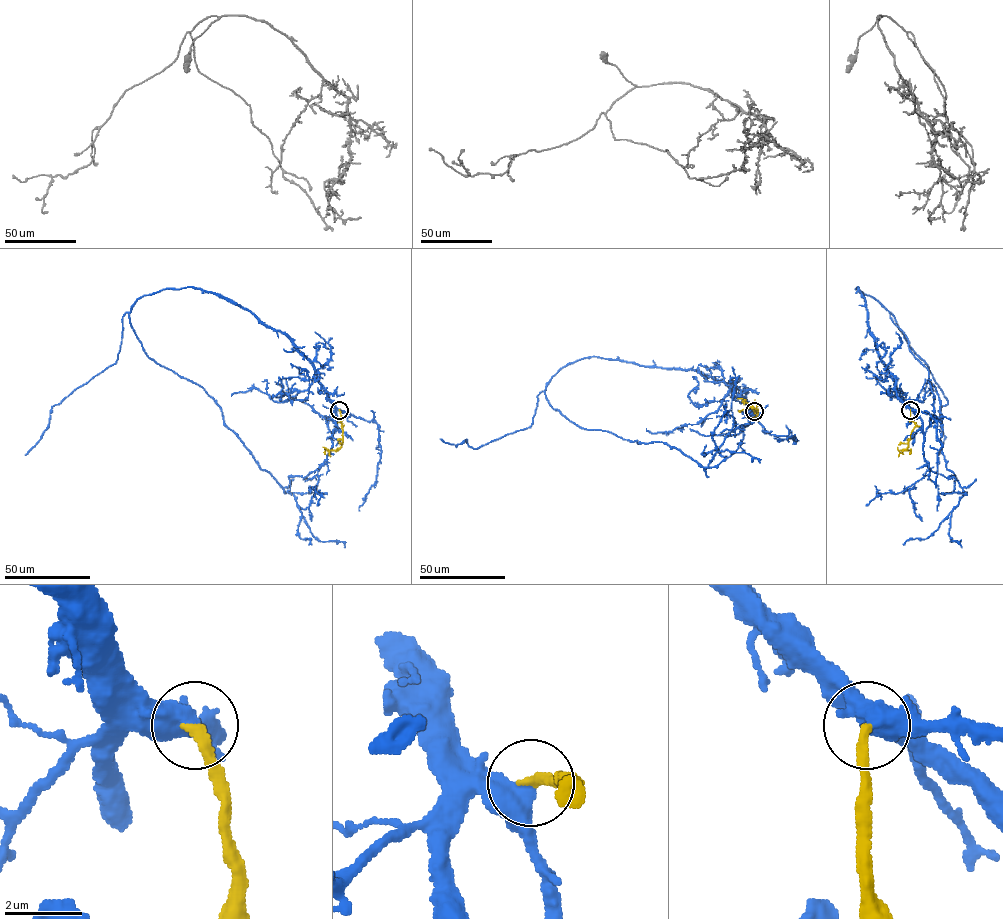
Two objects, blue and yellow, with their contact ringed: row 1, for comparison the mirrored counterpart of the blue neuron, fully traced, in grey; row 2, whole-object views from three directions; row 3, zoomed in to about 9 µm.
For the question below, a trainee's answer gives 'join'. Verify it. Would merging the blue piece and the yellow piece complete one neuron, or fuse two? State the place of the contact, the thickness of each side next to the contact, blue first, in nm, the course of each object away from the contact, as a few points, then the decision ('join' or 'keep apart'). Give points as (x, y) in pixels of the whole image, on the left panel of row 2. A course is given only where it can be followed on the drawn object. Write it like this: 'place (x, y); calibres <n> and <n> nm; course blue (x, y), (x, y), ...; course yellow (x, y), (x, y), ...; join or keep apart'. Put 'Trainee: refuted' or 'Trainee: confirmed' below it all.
place (339, 410); calibres 400 and 280 nm; course blue (339, 410), (295, 345), (240, 306), (188, 287), (131, 307), (147, 356), (201, 386), (312, 534), (344, 547); course yellow (339, 410), (342, 445), (335, 450), (322, 447); join
Trainee: confirmed

